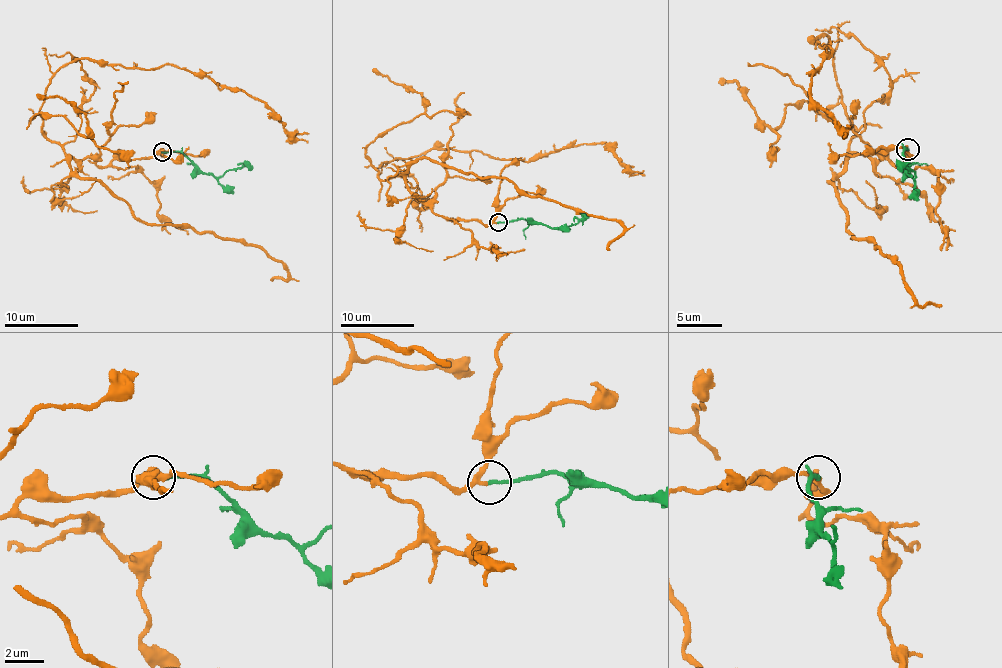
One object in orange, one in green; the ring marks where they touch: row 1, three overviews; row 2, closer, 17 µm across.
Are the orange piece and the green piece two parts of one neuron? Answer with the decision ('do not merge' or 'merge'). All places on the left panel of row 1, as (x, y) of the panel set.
merge

